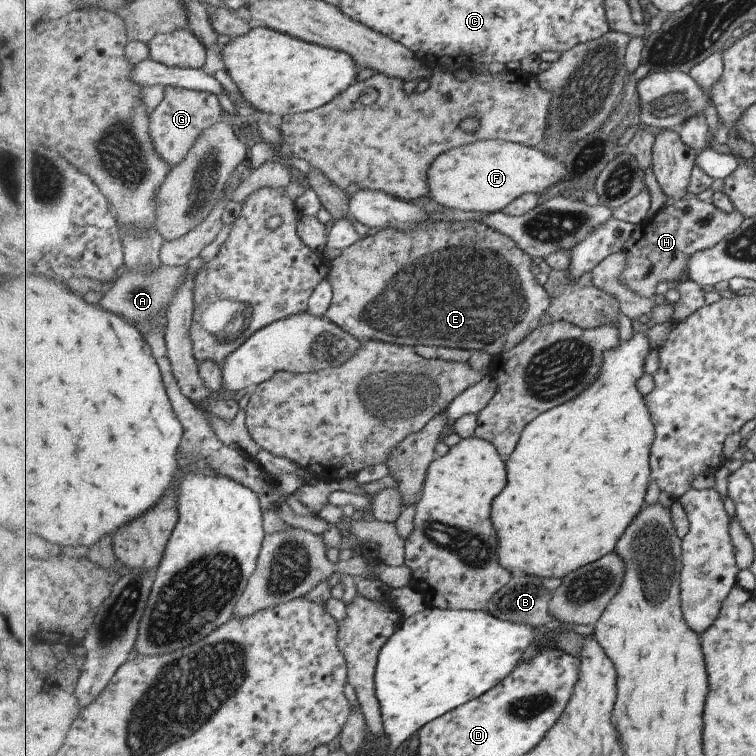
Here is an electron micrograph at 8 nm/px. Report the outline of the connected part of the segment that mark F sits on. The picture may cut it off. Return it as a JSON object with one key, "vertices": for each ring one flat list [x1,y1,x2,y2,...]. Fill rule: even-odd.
{"vertices":[[482,140,459,146,441,155,427,172,429,202,455,210,484,214,502,211,520,196,541,194,567,176,564,159,547,156,538,148,504,140]]}

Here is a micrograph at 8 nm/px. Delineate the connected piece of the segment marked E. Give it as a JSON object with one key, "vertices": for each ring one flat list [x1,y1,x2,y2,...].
{"vertices":[[437,221,421,224,419,230,395,230,393,227,377,231,357,241,353,246,343,249,340,256,331,261,330,275,327,278,332,286,333,298,331,304,323,316,346,329,361,341,378,340,391,344,417,346,419,344,451,347,455,349,476,349,491,353,491,356,500,356,521,344,534,330,542,324,547,310,551,306,552,297,544,285,537,282,533,274,533,258,523,252,522,248,513,238,497,232,487,224,477,221]]}

